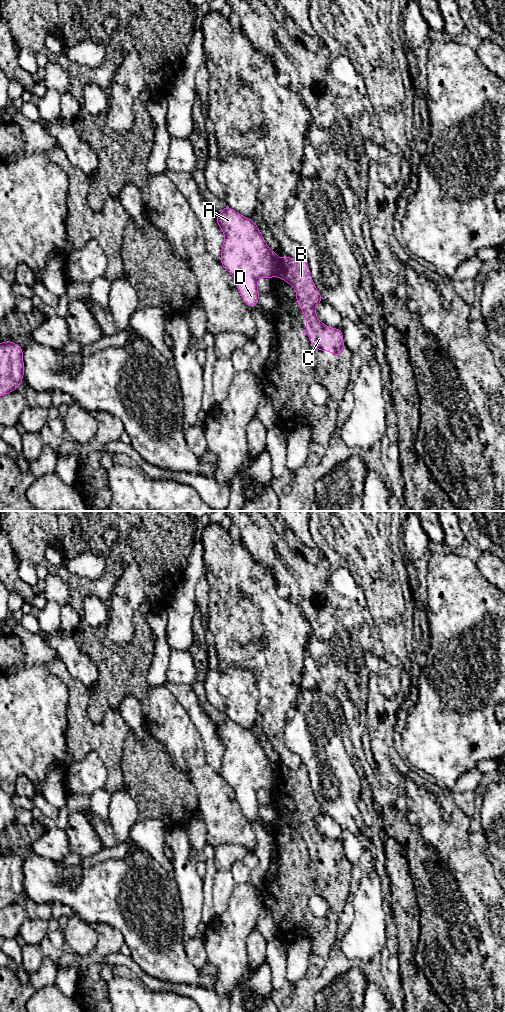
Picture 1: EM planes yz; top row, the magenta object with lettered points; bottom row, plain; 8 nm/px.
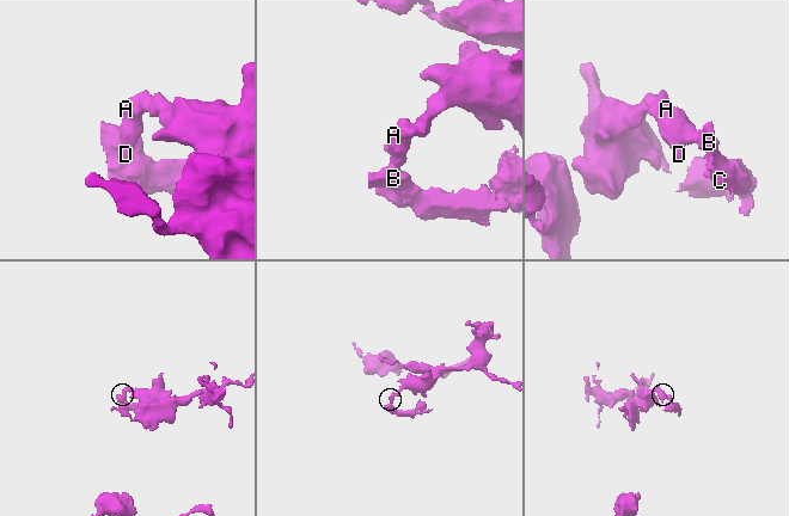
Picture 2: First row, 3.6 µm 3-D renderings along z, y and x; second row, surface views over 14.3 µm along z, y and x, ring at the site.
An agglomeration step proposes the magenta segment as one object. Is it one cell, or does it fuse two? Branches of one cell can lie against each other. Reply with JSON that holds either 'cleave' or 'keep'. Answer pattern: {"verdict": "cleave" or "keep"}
{"verdict": "cleave"}

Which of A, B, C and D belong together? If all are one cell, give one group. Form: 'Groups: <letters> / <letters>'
Groups: A D / B C

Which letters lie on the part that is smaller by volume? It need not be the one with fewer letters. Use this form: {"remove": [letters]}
{"remove": ["B", "C"]}

